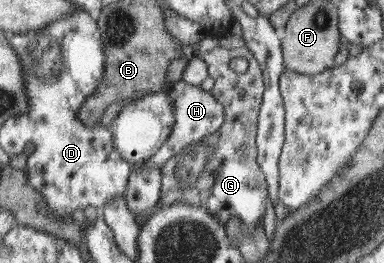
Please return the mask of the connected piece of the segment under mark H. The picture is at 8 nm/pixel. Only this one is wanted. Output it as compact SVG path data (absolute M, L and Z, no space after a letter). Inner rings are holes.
M176 80L164 91L168 95L174 111L176 111L176 122L165 144L149 159L145 160L148 168L163 167L170 159L181 154L182 151L196 146L206 137L216 133L225 122L223 106L214 98L211 92L202 90L200 85L194 86L194 84L188 84L184 80Z

